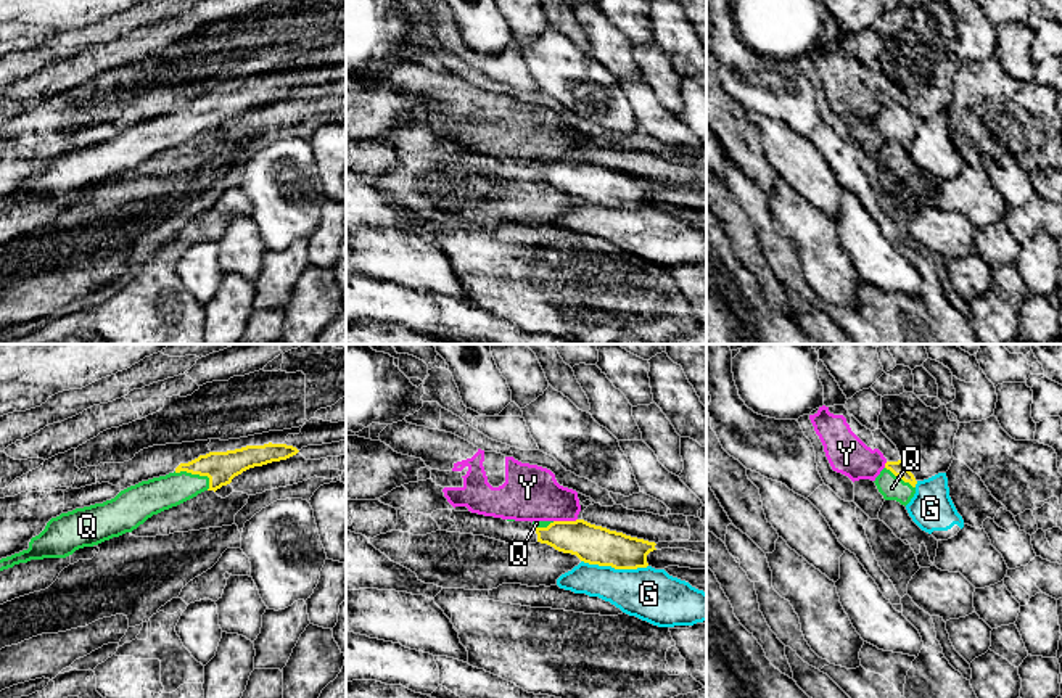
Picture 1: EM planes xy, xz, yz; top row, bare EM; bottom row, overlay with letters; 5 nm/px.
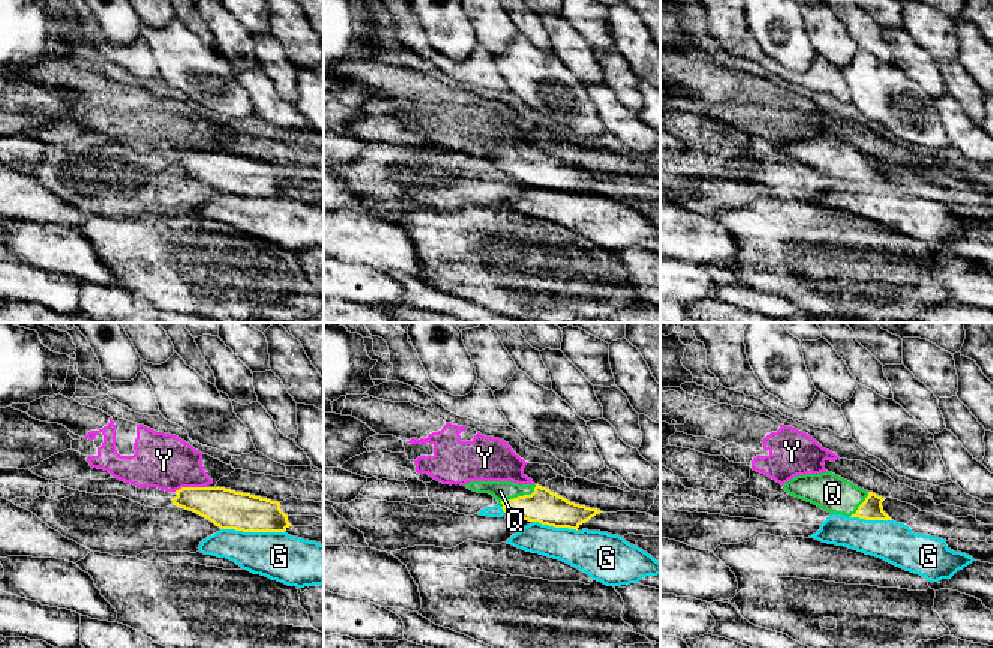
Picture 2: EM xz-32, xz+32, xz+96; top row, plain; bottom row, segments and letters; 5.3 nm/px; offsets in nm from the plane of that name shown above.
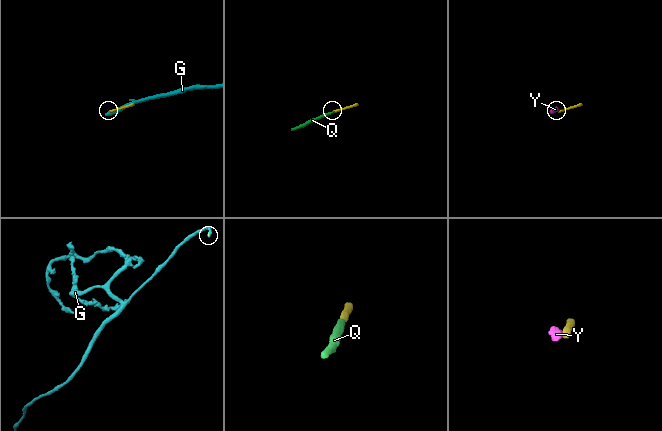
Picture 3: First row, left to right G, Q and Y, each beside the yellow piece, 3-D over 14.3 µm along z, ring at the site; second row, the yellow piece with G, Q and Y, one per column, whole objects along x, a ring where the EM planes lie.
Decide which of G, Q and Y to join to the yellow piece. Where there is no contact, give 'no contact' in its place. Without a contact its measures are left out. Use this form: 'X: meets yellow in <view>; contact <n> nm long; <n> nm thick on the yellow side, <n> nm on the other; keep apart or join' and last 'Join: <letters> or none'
G: meets yellow in xz; contact 340 nm long; 190 nm thick on the yellow side, 260 nm on the other; keep apart
Q: meets yellow in xy; contact 200 nm long; 160 nm thick on the yellow side, 170 nm on the other; join
Y: meets yellow in xz; contact 120 nm long; 190 nm thick on the yellow side, 280 nm on the other; keep apart
Join: Q

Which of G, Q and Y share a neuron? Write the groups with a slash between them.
G / Q / Y

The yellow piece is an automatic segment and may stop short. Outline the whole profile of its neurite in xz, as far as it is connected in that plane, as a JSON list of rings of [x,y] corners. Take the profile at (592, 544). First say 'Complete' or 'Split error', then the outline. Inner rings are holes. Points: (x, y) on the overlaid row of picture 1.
Split error. [[[533,521],[537,542],[547,544],[558,552],[576,555],[581,561],[615,569],[647,568],[647,555],[655,542],[631,537],[591,524],[576,521]]]

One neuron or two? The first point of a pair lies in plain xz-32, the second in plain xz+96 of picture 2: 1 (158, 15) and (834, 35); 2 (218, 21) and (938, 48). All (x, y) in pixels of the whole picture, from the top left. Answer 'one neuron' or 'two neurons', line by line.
1: one neuron
2: two neurons

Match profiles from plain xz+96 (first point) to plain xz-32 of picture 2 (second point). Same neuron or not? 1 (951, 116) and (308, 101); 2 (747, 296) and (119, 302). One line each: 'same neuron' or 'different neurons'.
1: different neurons
2: same neuron

